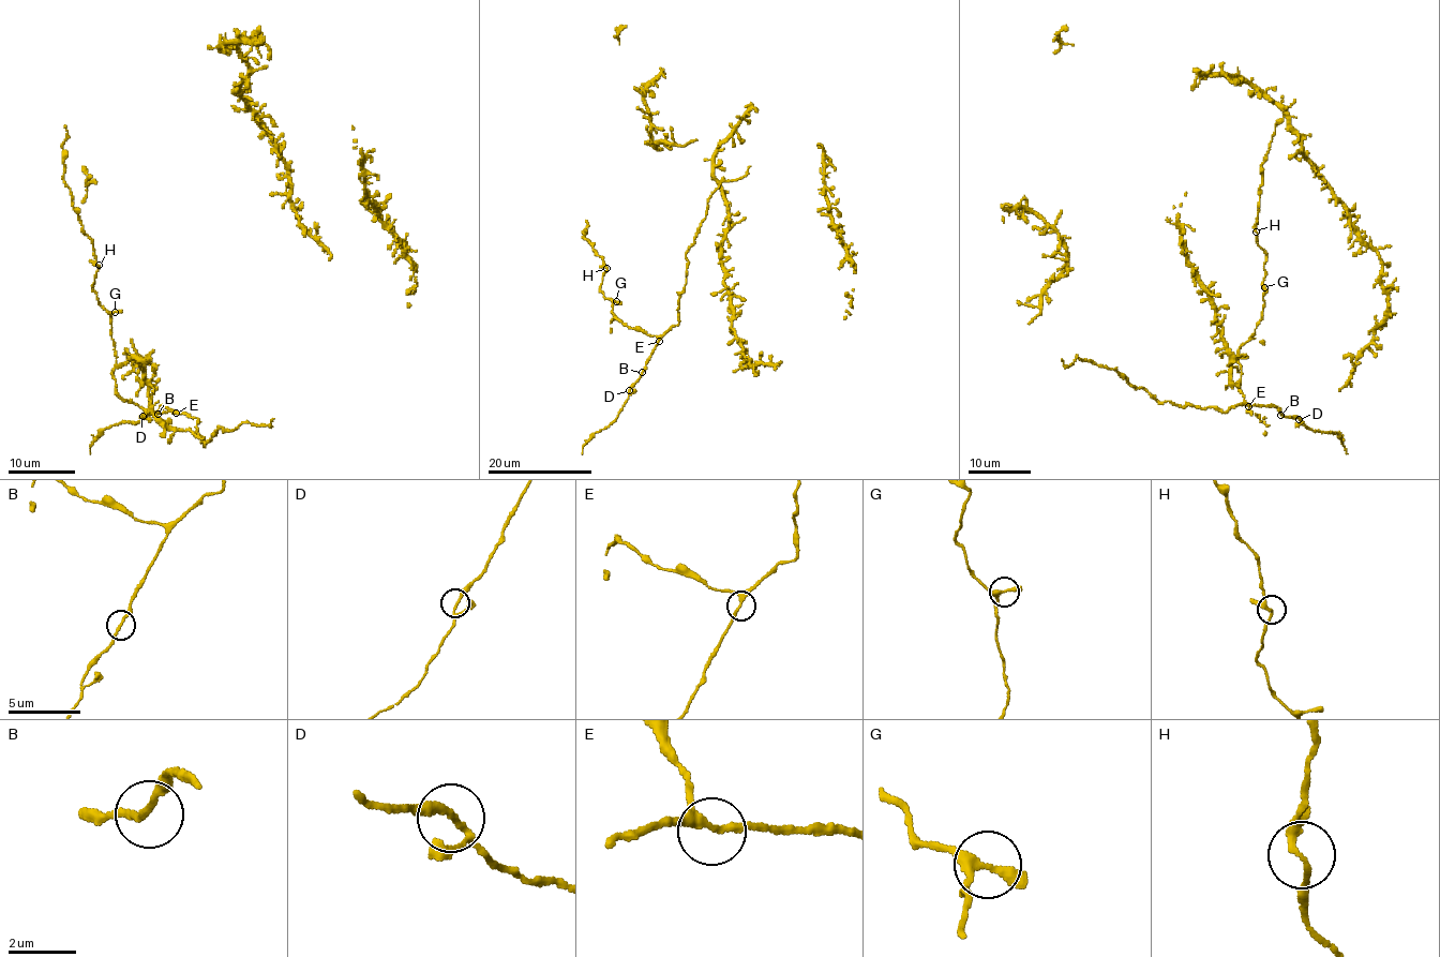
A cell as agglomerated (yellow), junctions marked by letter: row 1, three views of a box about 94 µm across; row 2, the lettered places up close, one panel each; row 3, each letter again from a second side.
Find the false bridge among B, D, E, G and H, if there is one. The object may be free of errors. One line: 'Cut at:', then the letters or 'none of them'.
Cut at: none of them

